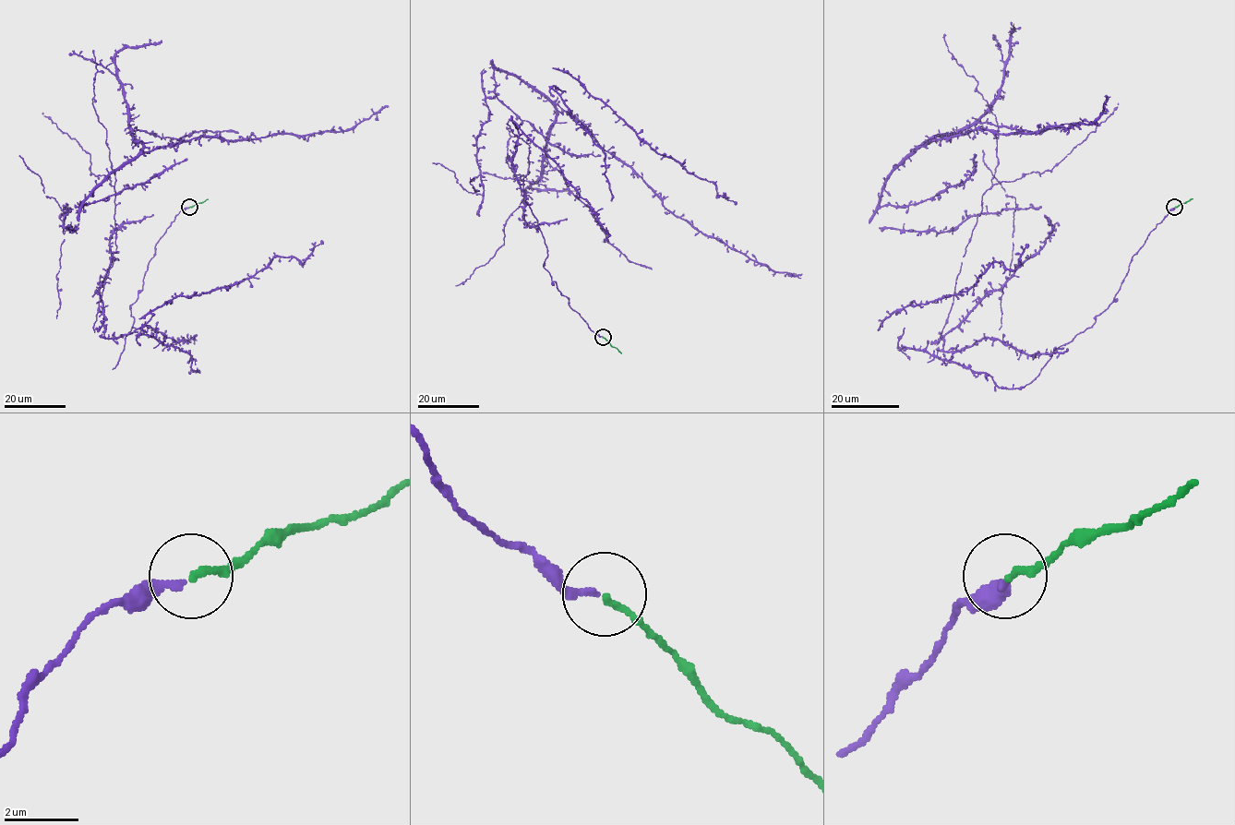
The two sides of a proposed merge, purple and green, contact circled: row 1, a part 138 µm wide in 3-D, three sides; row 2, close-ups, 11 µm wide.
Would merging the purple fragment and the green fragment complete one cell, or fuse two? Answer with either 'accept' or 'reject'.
accept

